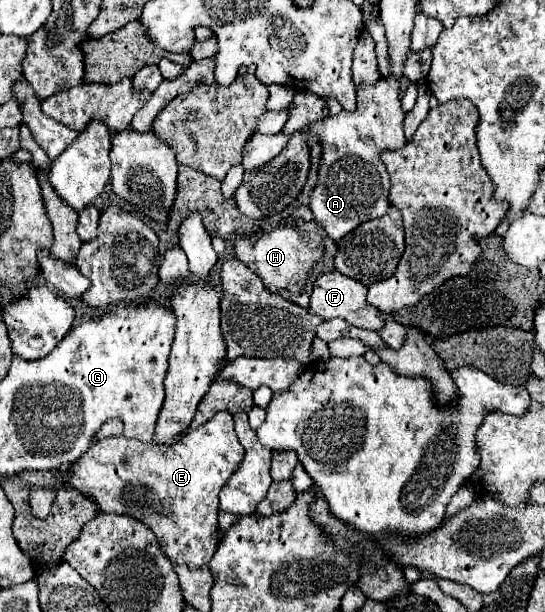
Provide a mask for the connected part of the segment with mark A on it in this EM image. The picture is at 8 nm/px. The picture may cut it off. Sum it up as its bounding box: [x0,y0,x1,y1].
[308,78,406,240]

